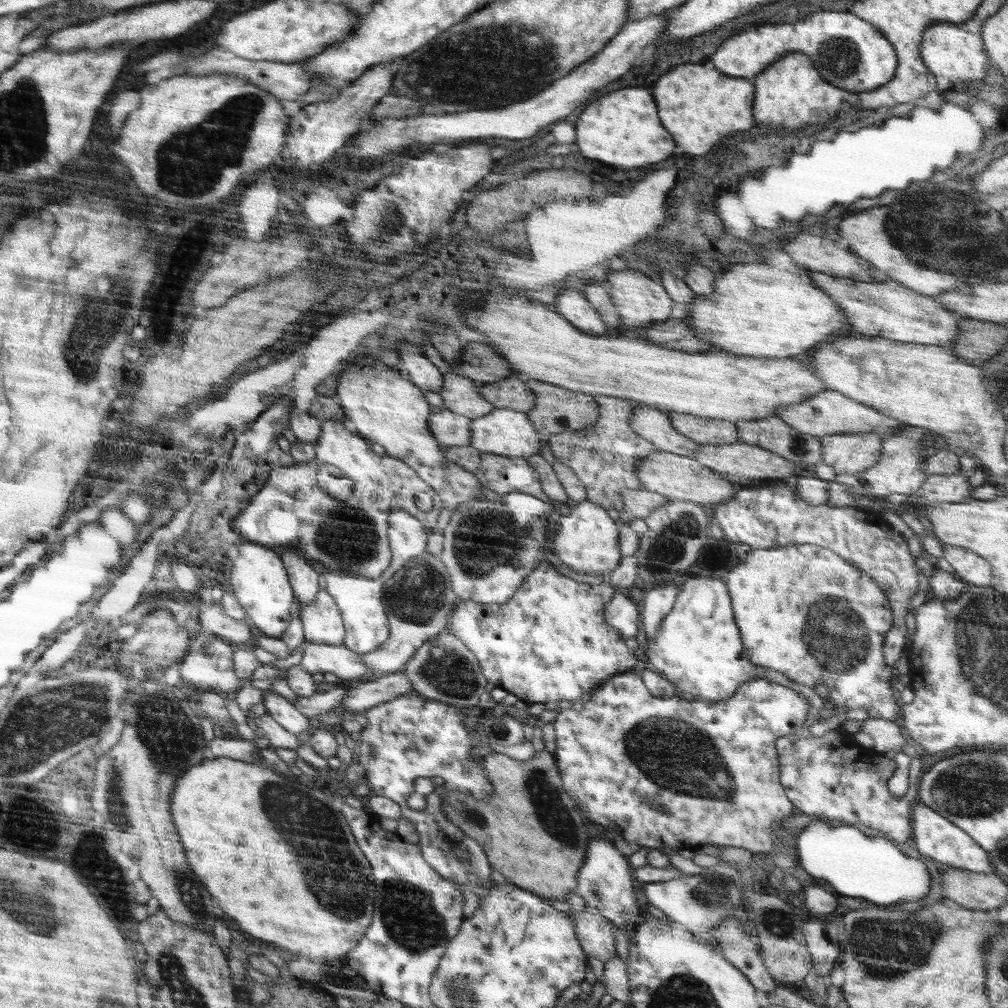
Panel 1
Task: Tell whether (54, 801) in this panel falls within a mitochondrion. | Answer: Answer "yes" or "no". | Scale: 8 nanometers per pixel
no

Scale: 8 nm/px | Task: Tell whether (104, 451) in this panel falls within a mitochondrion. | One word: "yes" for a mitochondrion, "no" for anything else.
no

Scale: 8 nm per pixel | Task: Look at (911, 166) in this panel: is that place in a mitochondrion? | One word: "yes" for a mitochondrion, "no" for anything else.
no

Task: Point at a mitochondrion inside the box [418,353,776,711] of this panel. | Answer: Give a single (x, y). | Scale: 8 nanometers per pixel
(484, 540)

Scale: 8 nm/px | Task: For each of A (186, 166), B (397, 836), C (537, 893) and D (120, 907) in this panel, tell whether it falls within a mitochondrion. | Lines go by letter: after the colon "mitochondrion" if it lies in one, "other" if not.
A: mitochondrion
B: other
C: other
D: mitochondrion

